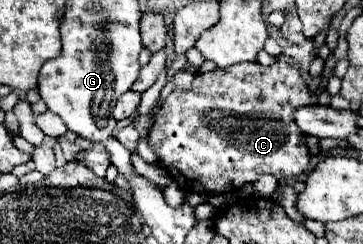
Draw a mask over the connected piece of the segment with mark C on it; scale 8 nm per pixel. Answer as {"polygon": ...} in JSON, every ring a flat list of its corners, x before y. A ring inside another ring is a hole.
{"polygon":[[276,60,272,66,262,66,258,62,242,62,238,66,230,66,230,68,216,68,214,72,206,72,206,74,196,74,192,88,190,90,174,90,162,104,162,110,150,130,148,136,148,144,154,148,154,152,160,156,160,166,180,184,180,188,186,194,198,192,198,194,226,194,226,192,234,192,238,188,242,188,242,184,246,182,254,182,258,176,262,174,272,174,278,180,286,180,286,178,294,178,300,176,308,170,310,166,310,152,306,148,306,134,302,134,302,130,298,130,296,122,294,122,294,110,302,108,302,106,316,106,318,104,318,96,314,92,310,92,308,84,304,82,302,74,298,72,298,68,294,68,292,64,288,64,286,60],[252,110,260,110,258,116,252,114]]}

